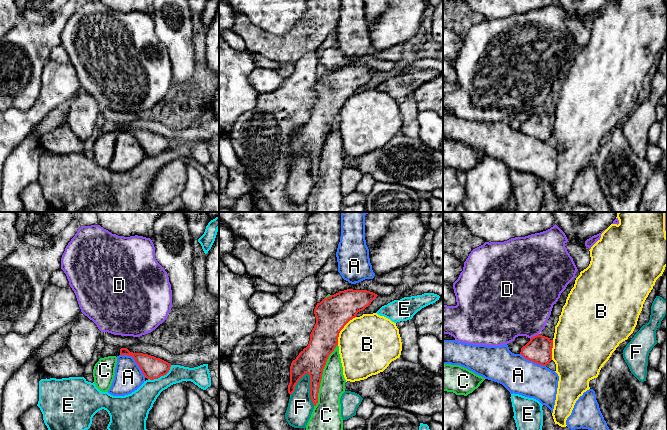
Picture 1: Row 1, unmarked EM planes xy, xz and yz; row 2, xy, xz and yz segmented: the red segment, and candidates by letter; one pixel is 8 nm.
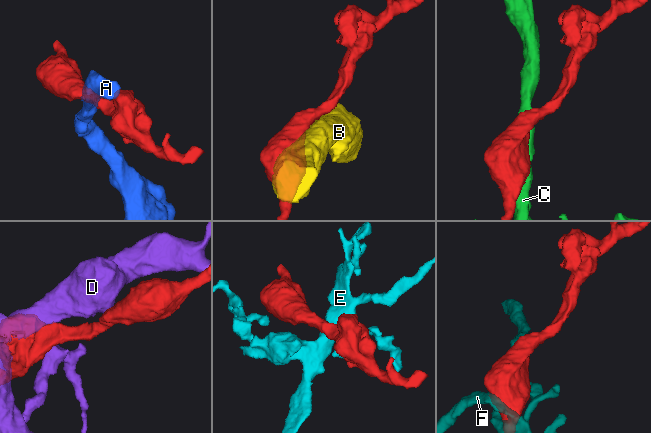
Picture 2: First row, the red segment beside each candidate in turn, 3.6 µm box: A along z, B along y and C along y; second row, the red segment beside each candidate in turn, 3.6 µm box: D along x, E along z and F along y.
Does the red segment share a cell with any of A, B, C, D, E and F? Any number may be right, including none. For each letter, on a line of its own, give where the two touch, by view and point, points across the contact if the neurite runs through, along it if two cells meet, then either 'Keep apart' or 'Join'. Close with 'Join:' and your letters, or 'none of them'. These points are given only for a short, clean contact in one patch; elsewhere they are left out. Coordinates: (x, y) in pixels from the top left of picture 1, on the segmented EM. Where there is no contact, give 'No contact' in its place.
A: Touches red at xy (135, 361). Boundary: xy (120, 354), (131, 356), (145, 377). Keep apart
B: Touches red at xz (341, 329). Keep apart
C: Touches red at xz (321, 375). Keep apart
D: Touches red at yz (534, 336). Keep apart
E: Touches red at xy (161, 375). Boundary: xy (171, 365), (165, 374), (157, 378), (148, 379). Keep apart
F: Touches red at xz (310, 389). Keep apart
Join: none of them

